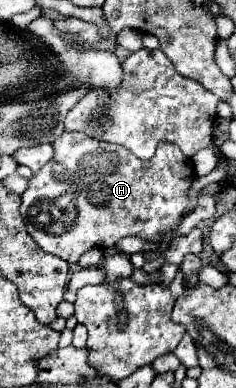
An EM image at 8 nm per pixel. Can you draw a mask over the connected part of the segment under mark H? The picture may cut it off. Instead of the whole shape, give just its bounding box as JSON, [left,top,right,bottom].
[21,132,203,264]

